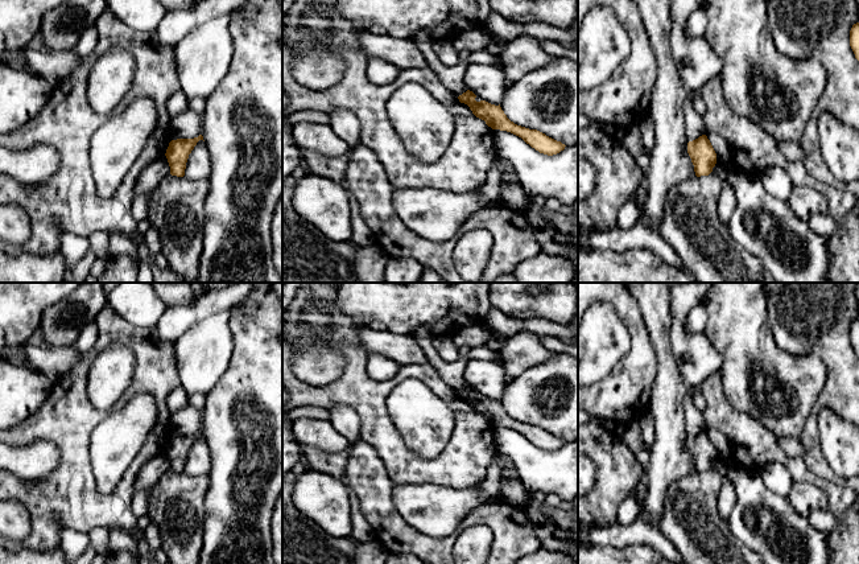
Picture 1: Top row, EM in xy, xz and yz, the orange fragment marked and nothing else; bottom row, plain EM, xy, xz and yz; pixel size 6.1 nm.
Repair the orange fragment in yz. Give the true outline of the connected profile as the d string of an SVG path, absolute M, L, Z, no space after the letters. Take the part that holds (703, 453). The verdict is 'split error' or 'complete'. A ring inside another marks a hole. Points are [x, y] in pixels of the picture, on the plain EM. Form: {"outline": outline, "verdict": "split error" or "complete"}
{"outline": "M706 431L687 439L687 449L697 473L709 472L716 460L716 449Z", "verdict": "complete"}

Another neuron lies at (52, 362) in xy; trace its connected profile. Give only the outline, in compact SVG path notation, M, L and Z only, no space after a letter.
M24 345L22 354L29 367L42 374L51 384L69 372L82 355L82 351L62 345L57 347Z

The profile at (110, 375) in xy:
M120 343L104 349L92 362L87 396L95 408L110 412L129 387L133 374L133 351Z

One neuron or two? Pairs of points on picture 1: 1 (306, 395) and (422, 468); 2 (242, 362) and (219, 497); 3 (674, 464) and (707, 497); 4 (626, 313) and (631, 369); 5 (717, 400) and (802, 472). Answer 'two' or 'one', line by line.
1: one
2: one
3: two
4: one
5: one

